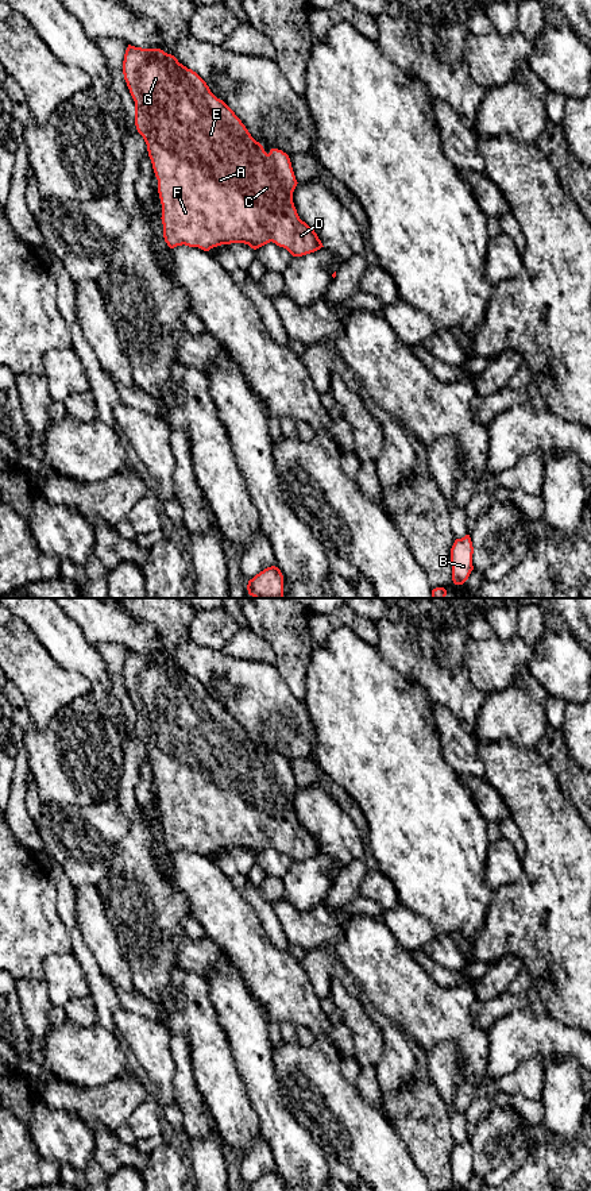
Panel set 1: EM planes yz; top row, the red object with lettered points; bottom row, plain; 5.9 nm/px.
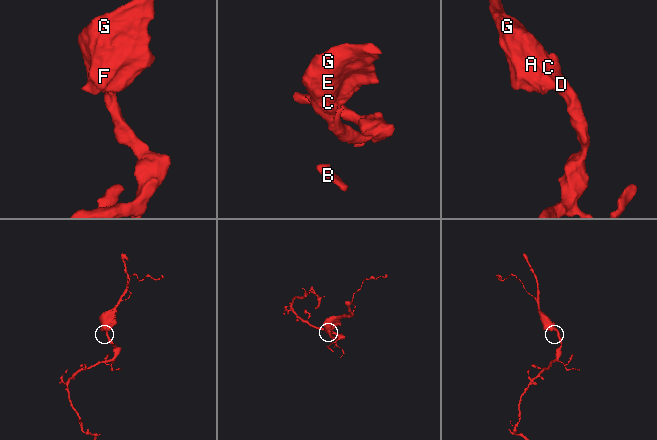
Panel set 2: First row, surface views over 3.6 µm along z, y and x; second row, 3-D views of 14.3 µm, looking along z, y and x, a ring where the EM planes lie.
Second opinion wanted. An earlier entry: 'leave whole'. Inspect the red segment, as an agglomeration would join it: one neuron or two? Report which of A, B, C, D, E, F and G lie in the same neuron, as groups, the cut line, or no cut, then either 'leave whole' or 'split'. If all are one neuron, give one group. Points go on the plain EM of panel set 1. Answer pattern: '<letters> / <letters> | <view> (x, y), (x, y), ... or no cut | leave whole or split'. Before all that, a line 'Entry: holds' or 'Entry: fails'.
Entry: holds
A B C D E F G | no cut | leave whole

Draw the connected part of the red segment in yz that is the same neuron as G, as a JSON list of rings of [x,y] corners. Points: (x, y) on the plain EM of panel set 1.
[[[128,650],[123,679],[135,706],[135,731],[147,749],[158,785],[163,843],[170,853],[185,849],[209,856],[221,849],[244,848],[256,855],[273,847],[293,862],[302,862],[324,852],[314,835],[300,824],[294,812],[293,797],[298,787],[289,760],[278,753],[271,753],[267,759],[235,717],[210,697],[196,677],[161,654]]]

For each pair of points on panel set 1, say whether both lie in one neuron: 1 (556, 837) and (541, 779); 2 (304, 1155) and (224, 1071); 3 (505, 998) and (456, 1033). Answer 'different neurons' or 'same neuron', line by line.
1: same neuron
2: different neurons
3: different neurons

